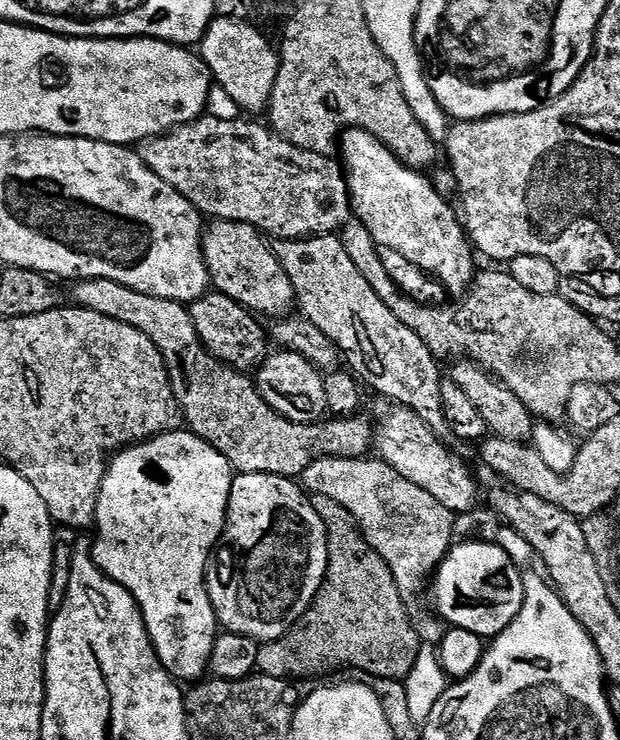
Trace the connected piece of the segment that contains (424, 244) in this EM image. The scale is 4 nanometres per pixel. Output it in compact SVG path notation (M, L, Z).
M349 128L340 137L338 156L348 178L355 219L370 230L377 245L397 252L416 268L433 272L438 279L448 283L450 291L463 293L474 280L474 249L457 209L452 209L440 197L439 190L424 177L427 175L407 168L381 140L361 128Z

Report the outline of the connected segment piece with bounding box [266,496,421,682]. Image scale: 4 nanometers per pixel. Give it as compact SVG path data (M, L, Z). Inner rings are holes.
M312 496L311 502L314 510L318 510L328 535L328 569L318 594L312 599L312 604L291 630L293 637L308 636L308 644L302 645L297 652L284 652L281 656L270 657L266 668L267 676L302 682L300 680L312 680L315 676L336 672L339 668L357 668L358 671L372 676L373 681L405 681L414 668L421 643L412 625L408 607L402 602L402 594L398 594L398 582L394 582L390 566L386 566L386 562L377 554L374 546L366 542L366 538L360 533L358 522L350 514L350 510L346 510L346 506L338 506L334 498L322 496Z

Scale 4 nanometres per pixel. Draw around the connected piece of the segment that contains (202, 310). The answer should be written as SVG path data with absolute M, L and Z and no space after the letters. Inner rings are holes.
M212 290L207 296L195 300L190 305L190 311L200 340L204 343L204 348L211 356L221 360L223 364L241 370L256 370L268 359L270 355L269 333L259 324L261 321L248 309L238 302L234 302L234 298L223 296L220 292Z

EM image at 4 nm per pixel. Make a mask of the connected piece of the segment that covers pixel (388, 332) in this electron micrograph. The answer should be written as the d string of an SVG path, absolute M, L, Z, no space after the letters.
M339 235L309 236L302 240L276 240L276 257L290 278L298 297L298 308L330 342L340 349L347 367L365 385L385 400L406 406L422 418L437 434L448 432L442 410L442 368L431 350L374 294L374 289L354 266Z

